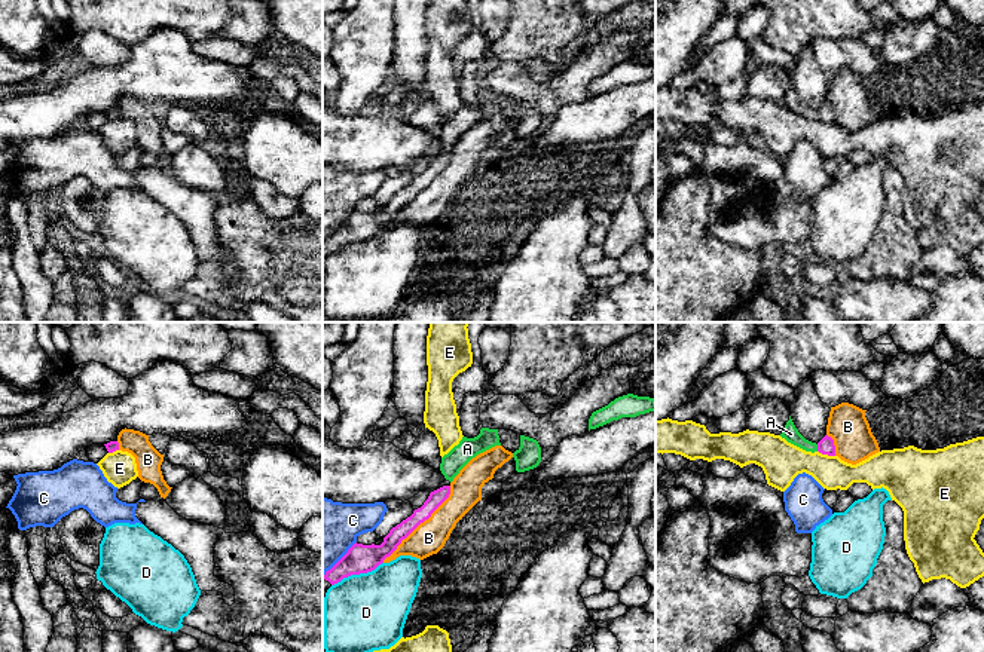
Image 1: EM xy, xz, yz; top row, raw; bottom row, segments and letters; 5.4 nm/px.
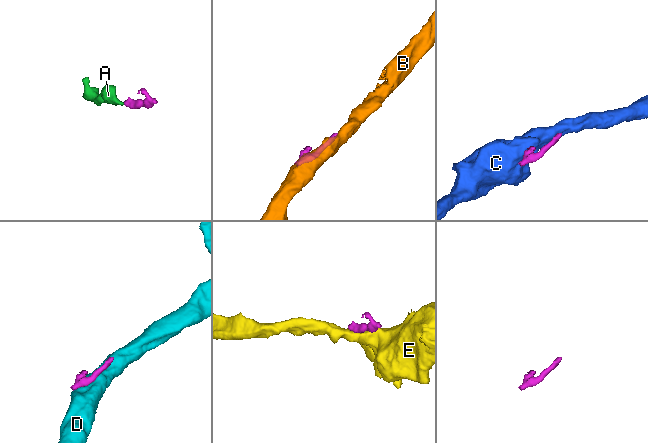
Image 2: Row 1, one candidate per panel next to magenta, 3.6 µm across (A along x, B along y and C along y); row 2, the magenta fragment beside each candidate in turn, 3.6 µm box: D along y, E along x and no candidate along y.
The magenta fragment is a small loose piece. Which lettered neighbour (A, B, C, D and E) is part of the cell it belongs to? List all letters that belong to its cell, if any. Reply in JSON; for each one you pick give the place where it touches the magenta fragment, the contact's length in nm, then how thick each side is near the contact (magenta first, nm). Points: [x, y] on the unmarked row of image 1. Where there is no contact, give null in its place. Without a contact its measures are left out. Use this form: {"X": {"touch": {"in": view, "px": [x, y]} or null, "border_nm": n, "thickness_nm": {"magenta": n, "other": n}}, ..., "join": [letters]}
{"A": {"touch": {"in": "yz", "px": [818, 115]}, "border_nm": 40, "thickness_nm": {"magenta": 90, "other": 90}}, "join": ["A"]}

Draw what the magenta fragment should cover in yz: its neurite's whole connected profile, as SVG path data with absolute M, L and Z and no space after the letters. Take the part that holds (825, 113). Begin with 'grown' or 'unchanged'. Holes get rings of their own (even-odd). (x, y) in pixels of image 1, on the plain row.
grown | M791 83L780 104L806 119L812 119L812 120L819 119L822 122L835 123L835 113L831 104L825 102L818 111L806 107L795 95Z

